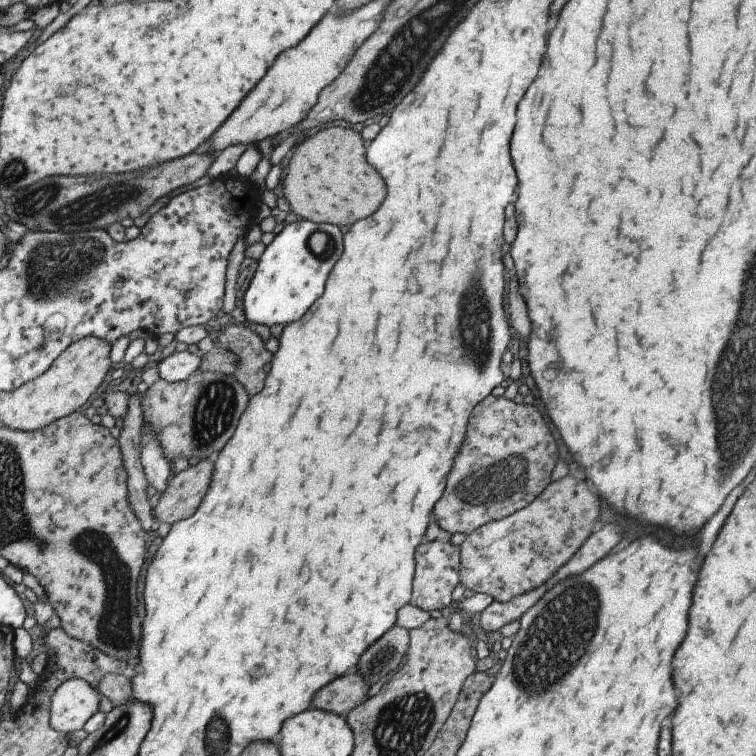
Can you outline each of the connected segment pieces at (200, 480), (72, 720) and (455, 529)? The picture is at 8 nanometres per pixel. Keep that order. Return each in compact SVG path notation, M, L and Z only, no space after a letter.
M199 460L195 466L188 466L186 470L178 472L152 510L156 523L174 525L184 518L190 518L190 514L198 510L206 494L204 490L208 490L210 474L212 464L208 460Z
M68 680L52 696L49 724L52 730L68 736L81 730L99 712L98 706L100 694L86 680Z
M488 396L482 404L474 408L474 414L470 416L466 444L462 448L462 454L458 456L458 462L452 468L444 496L434 506L434 520L440 528L451 535L464 533L468 536L491 521L505 518L521 510L536 496L540 496L542 490L550 484L550 474L556 462L558 444L538 410L534 410L532 405L516 404L504 396Z

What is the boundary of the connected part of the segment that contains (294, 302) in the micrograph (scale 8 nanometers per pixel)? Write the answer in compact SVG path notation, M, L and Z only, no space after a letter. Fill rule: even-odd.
M308 220L288 224L266 246L264 254L258 261L256 274L244 294L243 310L246 321L271 328L276 324L286 326L302 318L302 314L322 296L324 278L328 278L330 270L334 268L340 256L342 256L342 232L338 226L314 224ZM328 236L332 244L325 250Z

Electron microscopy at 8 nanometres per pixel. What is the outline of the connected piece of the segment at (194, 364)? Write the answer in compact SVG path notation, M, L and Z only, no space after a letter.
M174 352L158 364L155 364L160 371L160 377L168 383L186 381L192 374L200 371L202 355L186 352Z

